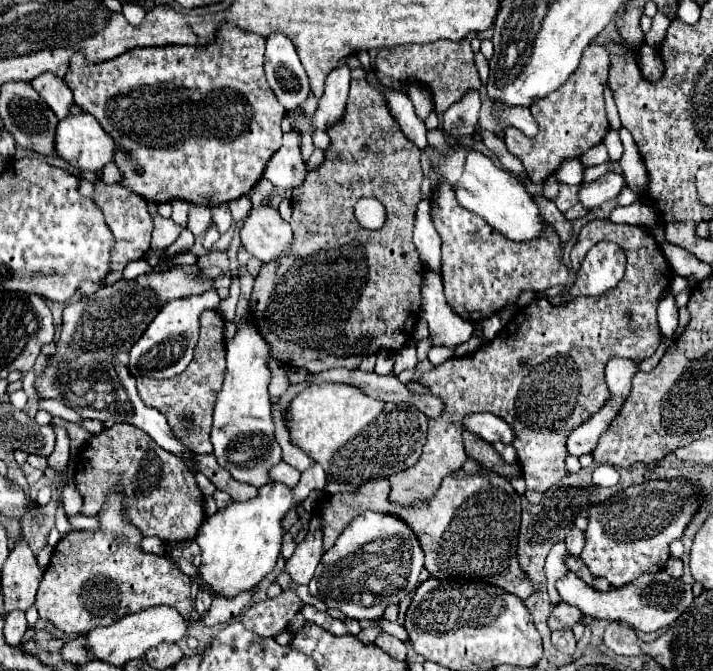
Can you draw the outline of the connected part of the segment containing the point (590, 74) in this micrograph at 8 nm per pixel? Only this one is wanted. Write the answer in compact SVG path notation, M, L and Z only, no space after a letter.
M589 44L581 56L577 70L561 84L553 94L537 100L531 106L531 114L539 124L539 134L535 138L527 138L517 128L505 130L505 146L511 154L515 154L527 172L527 176L541 184L565 158L579 158L591 146L601 142L609 130L609 122L605 116L605 100L603 90L609 82L609 54L603 46Z

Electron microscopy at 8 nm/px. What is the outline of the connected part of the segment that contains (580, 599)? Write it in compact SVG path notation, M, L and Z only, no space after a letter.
M567 572L555 586L557 586L563 602L577 606L585 616L601 618L601 620L609 620L609 622L619 620L619 622L625 622L625 624L629 624L641 632L655 632L659 628L669 626L693 602L691 584L685 584L683 580L671 578L667 572L643 574L643 576L635 578L633 582L629 582L625 588L619 588L619 590L613 588L605 594L591 590L591 586L587 586L581 578L577 578L571 572Z

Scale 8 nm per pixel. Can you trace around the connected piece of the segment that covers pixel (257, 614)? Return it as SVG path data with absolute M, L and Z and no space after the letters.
M283 590L277 598L251 604L241 616L241 622L259 636L277 636L287 630L289 622L303 608L295 590Z

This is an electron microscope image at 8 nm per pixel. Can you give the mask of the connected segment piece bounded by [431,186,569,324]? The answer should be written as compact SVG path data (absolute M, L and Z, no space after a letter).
M449 186L435 190L431 198L431 218L441 238L447 304L453 306L463 320L475 324L497 314L503 306L515 304L521 290L545 292L553 286L565 286L569 280L569 268L555 258L559 248L555 232L547 232L543 238L531 242L513 242L477 214L463 210Z

